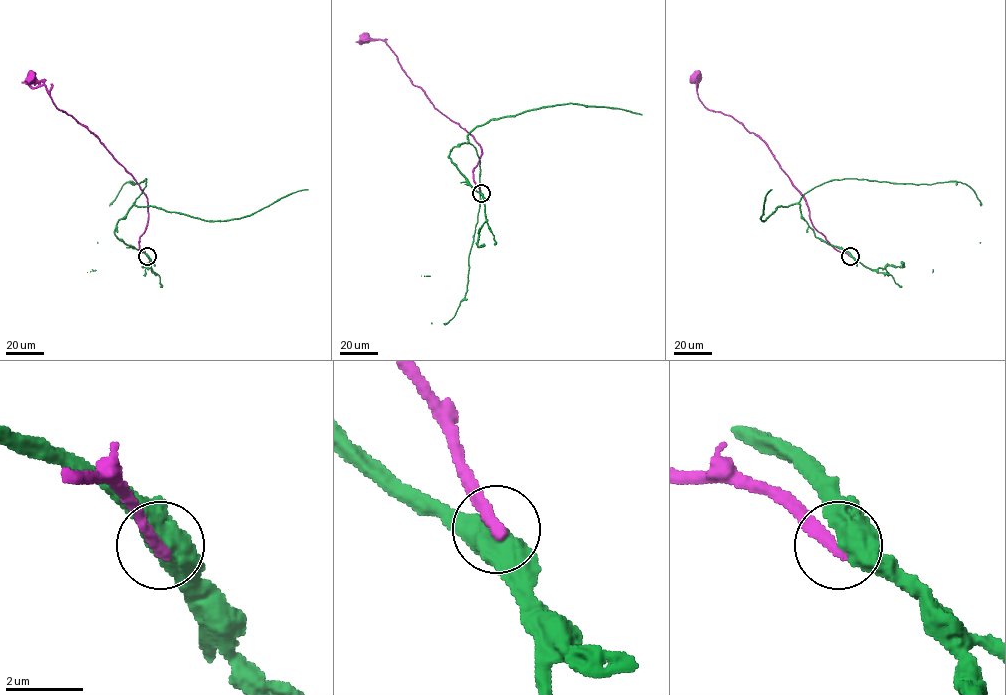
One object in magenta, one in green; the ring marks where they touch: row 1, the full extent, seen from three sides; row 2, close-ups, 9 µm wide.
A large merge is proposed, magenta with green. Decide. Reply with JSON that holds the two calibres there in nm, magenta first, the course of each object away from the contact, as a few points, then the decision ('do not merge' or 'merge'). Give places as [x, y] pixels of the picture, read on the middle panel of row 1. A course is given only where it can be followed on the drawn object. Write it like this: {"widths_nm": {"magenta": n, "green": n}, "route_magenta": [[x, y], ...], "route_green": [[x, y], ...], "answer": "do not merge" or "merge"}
{"widths_nm": {"magenta": 360, "green": 480}, "route_magenta": [[481, 193], [473, 170], [482, 153], [480, 146], [412, 83], [386, 43], [363, 38]], "route_green": [[481, 193], [449, 157], [454, 146], [468, 142], [475, 148], [480, 207], [465, 298], [446, 323], [431, 323]], "answer": "do not merge"}

